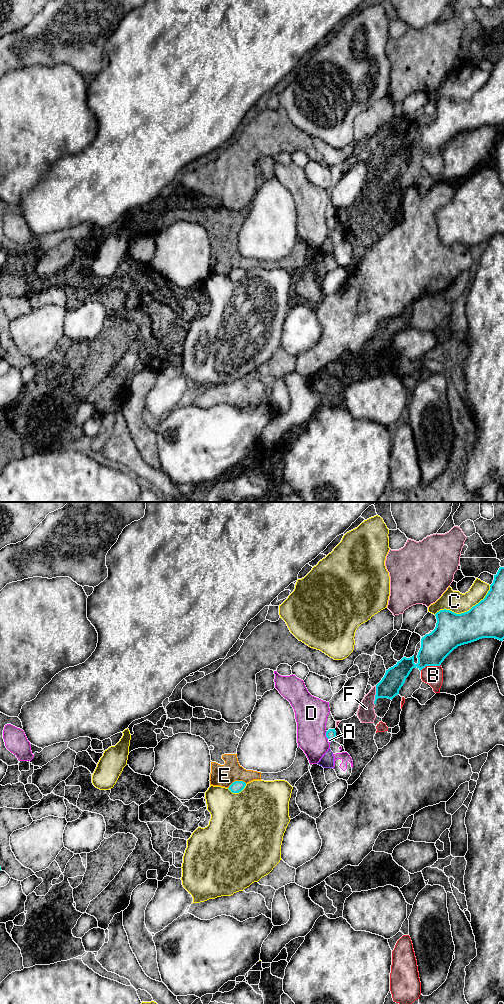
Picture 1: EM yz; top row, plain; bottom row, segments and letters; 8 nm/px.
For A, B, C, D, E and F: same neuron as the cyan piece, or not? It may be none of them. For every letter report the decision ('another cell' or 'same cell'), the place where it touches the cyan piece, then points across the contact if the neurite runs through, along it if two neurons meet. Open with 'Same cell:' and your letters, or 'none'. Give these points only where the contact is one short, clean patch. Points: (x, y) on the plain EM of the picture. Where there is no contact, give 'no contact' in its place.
Same cell: A
A: same cell; meets cyan in yz at (330, 227); runs through yz (331, 221), (330, 227), (329, 228)
B: another cell; meets cyan in yz at (430, 153)
C: another cell; meets cyan in yz at (465, 100)
D: another cell; meets cyan in yz at (326, 222)
E: another cell; meets cyan in yz at (236, 269)
F: another cell; meets cyan in yz at (375, 183)

